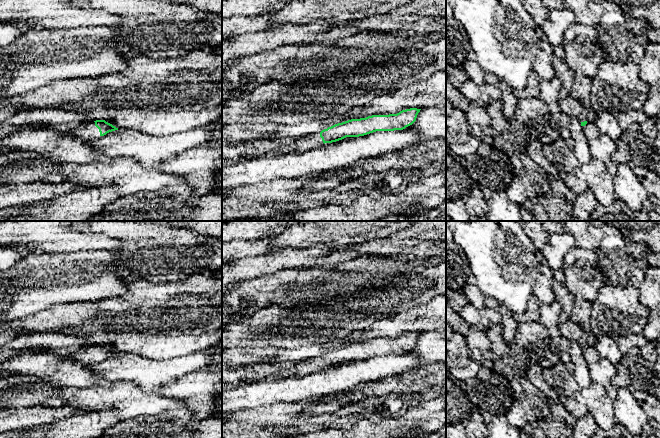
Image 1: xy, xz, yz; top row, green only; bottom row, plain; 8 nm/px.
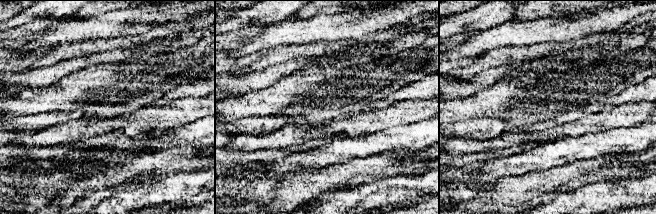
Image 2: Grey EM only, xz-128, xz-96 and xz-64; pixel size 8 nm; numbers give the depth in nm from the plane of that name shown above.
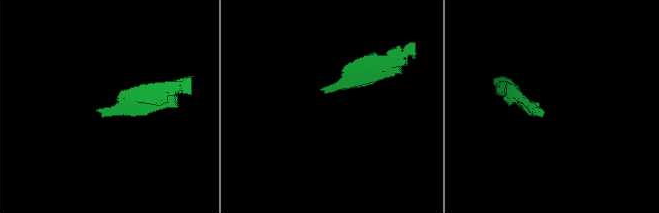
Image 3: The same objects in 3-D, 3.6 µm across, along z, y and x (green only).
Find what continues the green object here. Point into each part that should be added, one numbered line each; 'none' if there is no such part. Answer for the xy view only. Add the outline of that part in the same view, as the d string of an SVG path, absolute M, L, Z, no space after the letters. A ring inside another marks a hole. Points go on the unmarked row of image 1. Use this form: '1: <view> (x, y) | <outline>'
1: xy (76, 346) | M60 332L21 334L0 349L2 351L33 349L33 353L52 352L57 355L70 355L75 360L90 365L100 361L95 346L88 344L85 336L67 335Z

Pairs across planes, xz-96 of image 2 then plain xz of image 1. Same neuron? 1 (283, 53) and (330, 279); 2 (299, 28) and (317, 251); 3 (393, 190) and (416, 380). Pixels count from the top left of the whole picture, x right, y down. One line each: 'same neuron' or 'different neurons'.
1: same neuron
2: same neuron
3: different neurons

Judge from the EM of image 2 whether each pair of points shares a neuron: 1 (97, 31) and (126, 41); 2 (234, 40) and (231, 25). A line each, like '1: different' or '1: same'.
1: different
2: different

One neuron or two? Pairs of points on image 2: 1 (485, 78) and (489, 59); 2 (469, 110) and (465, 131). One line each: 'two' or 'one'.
1: two
2: two

